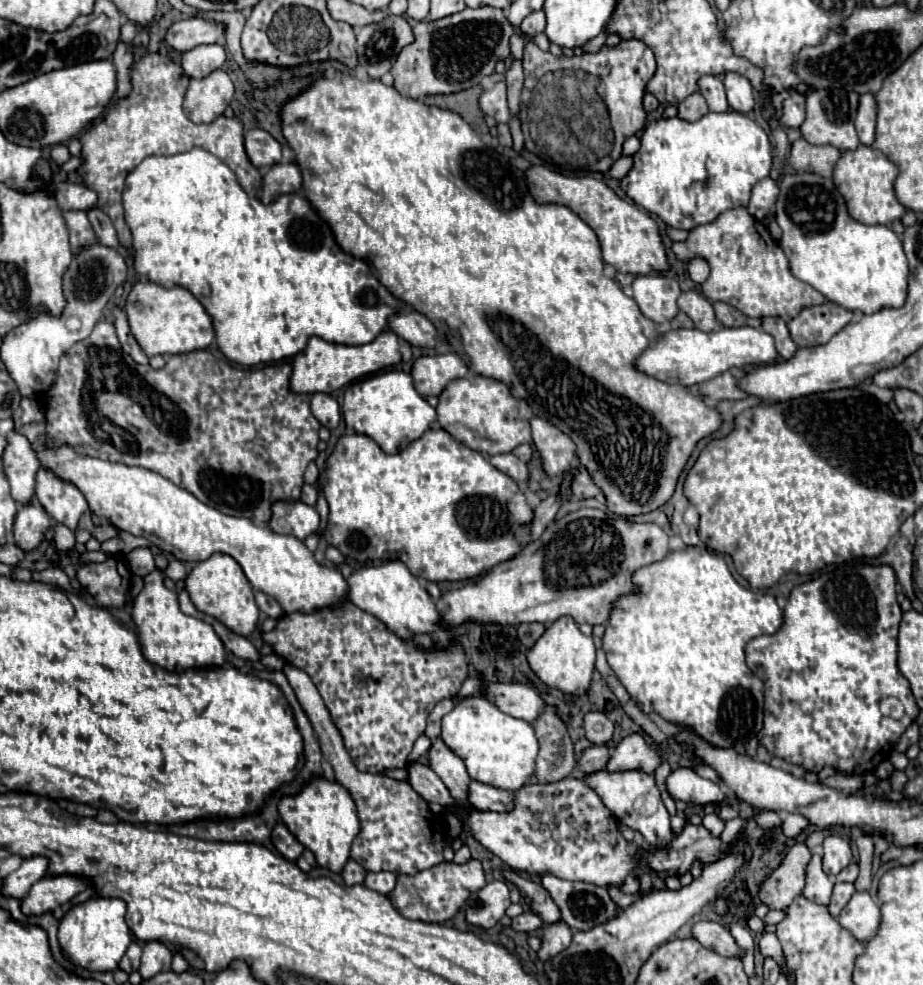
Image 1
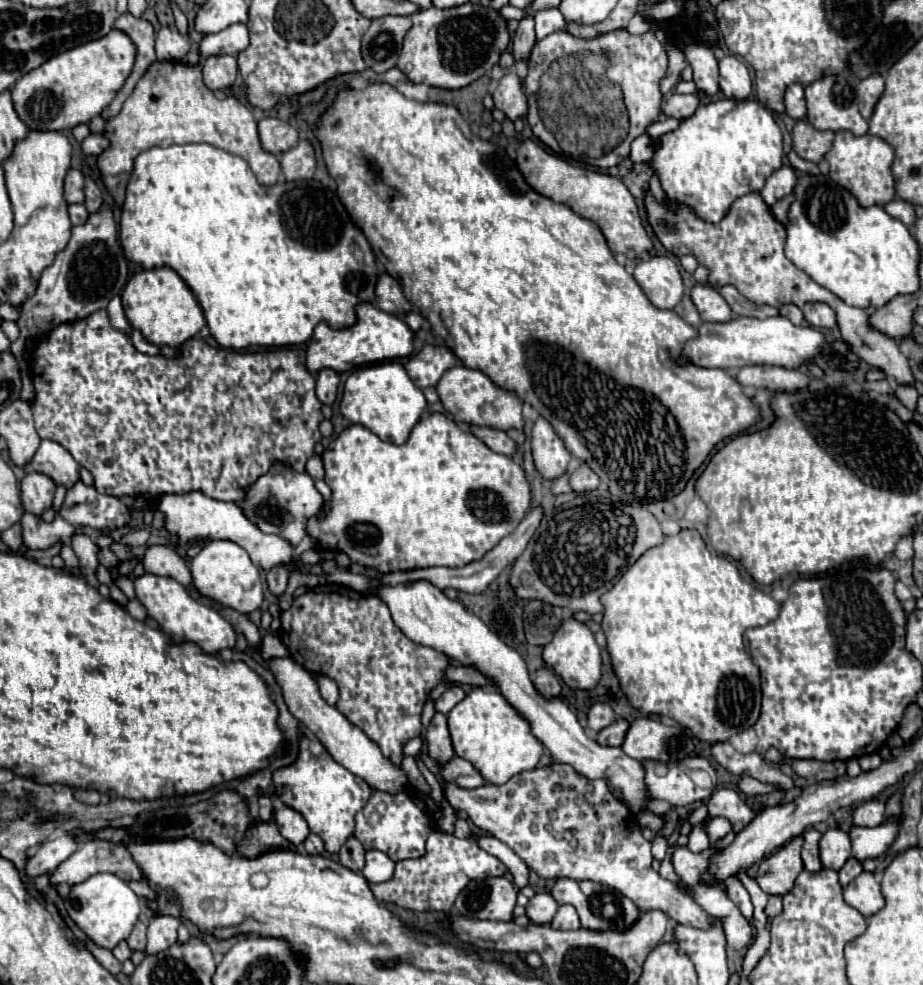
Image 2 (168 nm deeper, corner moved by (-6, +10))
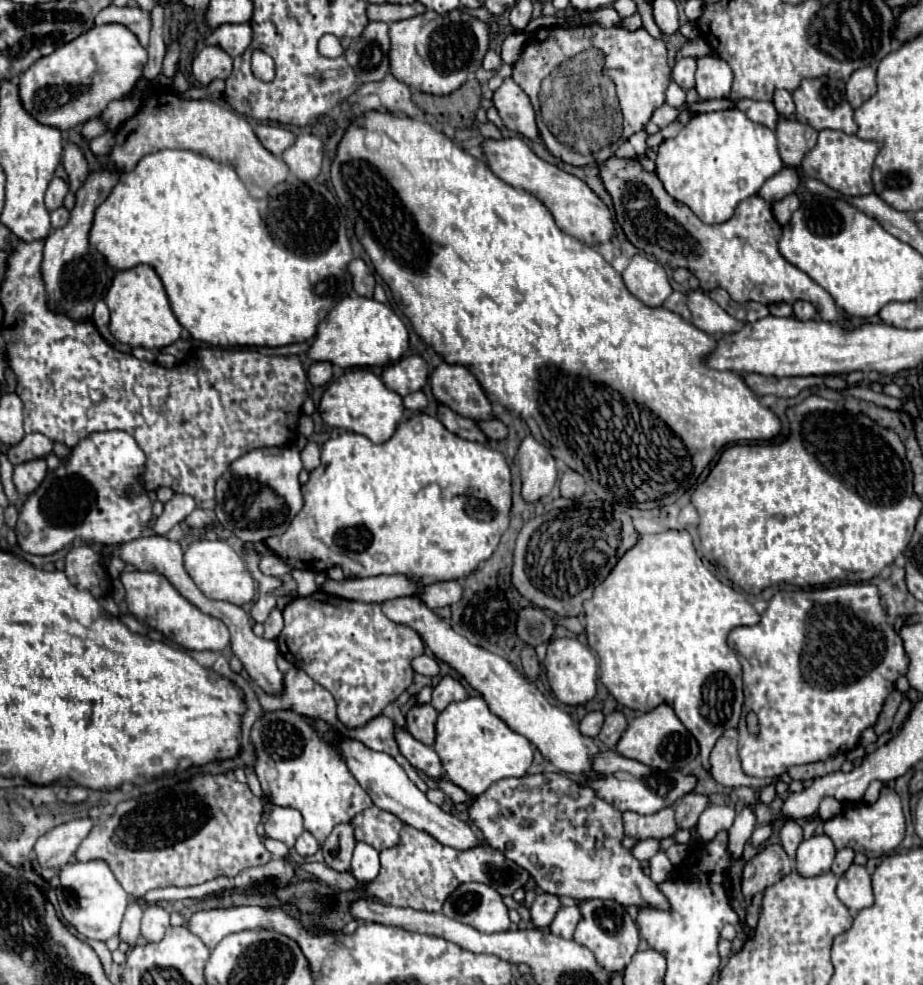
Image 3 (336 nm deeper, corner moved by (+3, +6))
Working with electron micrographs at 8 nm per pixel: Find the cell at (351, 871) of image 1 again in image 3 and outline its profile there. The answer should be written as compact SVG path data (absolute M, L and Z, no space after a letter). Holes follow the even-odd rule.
M339 823L331 835L323 841L323 857L325 863L335 871L349 871L351 855L355 849L353 823Z

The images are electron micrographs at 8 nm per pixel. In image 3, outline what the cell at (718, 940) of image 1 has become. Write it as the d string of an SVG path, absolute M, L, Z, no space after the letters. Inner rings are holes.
M537 773L519 779L497 781L489 787L489 791L473 801L469 815L481 829L483 839L495 849L501 849L505 857L517 861L517 865L527 869L545 893L559 897L565 895L577 901L613 899L623 907L653 905L659 909L669 909L669 903L657 889L657 883L653 883L643 873L641 863L631 855L631 851L621 847L621 839L625 837L621 811L599 799L589 787L579 787L571 777L563 773Z

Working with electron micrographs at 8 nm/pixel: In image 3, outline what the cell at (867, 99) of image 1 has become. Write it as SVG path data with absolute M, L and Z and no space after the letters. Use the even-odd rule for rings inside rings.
M865 67L851 73L847 79L847 99L853 109L863 105L875 93L875 69Z

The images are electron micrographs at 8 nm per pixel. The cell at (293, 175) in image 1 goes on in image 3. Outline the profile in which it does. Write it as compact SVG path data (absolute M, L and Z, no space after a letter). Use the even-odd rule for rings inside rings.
M311 133L297 137L295 145L289 147L281 159L289 165L291 173L301 181L311 181L321 173L323 165L323 141Z

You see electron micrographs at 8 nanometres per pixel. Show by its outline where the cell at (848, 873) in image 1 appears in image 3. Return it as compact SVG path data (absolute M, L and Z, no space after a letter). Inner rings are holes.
M883 787L879 793L879 799L875 803L845 801L841 811L833 819L825 821L823 831L825 831L825 835L831 837L831 841L837 849L851 847L853 851L865 853L867 857L881 857L881 855L893 851L905 837L905 817L901 811L899 795L891 787Z

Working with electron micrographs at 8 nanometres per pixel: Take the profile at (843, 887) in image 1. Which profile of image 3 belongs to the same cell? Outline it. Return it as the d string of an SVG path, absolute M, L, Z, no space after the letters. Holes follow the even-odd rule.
M849 847L839 849L837 855L835 855L835 861L833 861L831 871L833 871L837 877L841 877L841 873L845 873L845 869L849 869L849 865L853 863L853 855L855 855L855 851L849 849Z

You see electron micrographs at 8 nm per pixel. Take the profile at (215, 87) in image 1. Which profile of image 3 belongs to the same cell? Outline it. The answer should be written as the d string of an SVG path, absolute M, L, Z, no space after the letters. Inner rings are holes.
M205 45L193 59L193 77L201 85L209 85L213 79L227 79L233 69L233 59L217 45Z

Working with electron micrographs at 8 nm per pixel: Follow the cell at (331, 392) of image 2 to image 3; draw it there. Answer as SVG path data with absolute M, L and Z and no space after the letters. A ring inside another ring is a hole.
M315 361L309 371L307 377L313 385L325 385L331 379L331 363L329 361Z

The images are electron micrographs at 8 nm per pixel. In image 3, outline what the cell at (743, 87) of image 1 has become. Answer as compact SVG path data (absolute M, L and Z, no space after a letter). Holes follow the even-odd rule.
M713 55L697 59L695 89L701 99L709 101L729 97L731 83L733 83L733 71L723 59Z

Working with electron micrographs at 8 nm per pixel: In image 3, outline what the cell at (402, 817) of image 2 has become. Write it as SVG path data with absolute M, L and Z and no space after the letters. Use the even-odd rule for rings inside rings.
M375 805L357 813L351 821L355 825L355 839L369 843L377 851L397 845L399 831L403 827L403 821Z

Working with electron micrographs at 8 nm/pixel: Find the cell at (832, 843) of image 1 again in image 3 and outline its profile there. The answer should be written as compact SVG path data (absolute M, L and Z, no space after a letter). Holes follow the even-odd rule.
M813 835L797 847L795 869L801 877L815 877L831 871L835 845L827 835Z

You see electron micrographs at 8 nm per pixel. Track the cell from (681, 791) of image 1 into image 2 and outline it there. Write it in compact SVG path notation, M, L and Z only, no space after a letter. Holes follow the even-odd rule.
M688 757L680 763L646 761L646 785L650 785L650 797L664 799L672 805L692 805L712 795L712 789L698 789L686 769L702 769L716 777L714 767L704 757Z

